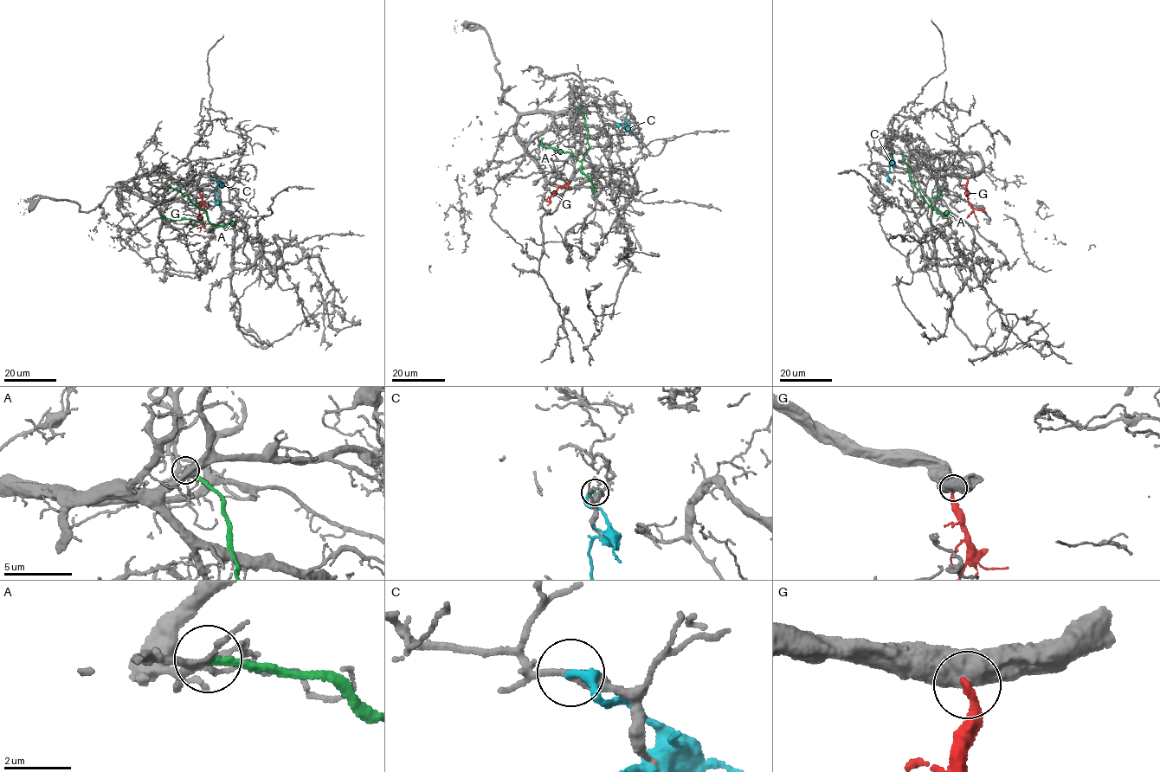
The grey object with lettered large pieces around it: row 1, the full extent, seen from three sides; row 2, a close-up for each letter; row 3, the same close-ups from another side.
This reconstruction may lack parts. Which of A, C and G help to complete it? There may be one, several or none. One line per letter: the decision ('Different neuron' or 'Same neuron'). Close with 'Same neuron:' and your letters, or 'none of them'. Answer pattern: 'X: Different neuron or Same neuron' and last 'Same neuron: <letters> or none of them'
A: Different neuron
C: Different neuron
G: Different neuron
Same neuron: none of them

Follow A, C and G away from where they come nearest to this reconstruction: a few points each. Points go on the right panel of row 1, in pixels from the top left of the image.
A: (905, 155), (912, 182), (931, 206), (931, 199), (941, 194), (937, 186)
C: (890, 154), (892, 160), (889, 165), (888, 181)
G: (967, 179), (966, 193), (978, 221)

